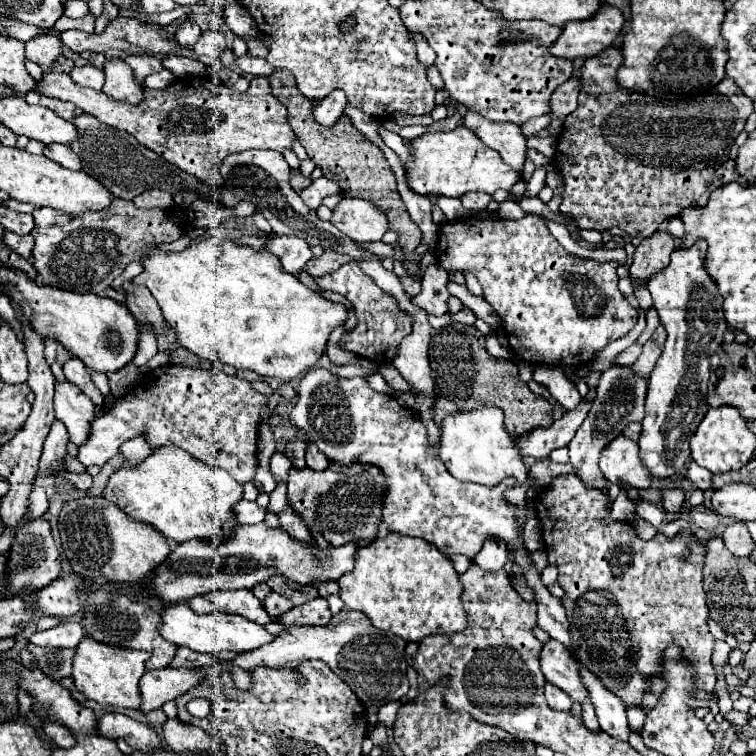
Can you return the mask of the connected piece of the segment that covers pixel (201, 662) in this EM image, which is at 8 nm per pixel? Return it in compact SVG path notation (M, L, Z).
M182 647L176 657L172 659L172 667L204 667L204 665L210 665L214 663L214 657L212 655L206 655L206 653L198 653L198 651L192 651L188 647Z

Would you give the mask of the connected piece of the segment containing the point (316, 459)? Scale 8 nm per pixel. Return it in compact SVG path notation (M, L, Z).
M308 447L306 449L306 467L314 469L314 471L322 471L328 465L330 465L330 461L316 447Z

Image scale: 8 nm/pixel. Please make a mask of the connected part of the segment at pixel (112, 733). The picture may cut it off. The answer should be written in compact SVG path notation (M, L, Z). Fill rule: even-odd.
M104 713L98 721L98 733L108 739L124 739L138 753L164 749L162 739L150 725L144 725L122 713Z

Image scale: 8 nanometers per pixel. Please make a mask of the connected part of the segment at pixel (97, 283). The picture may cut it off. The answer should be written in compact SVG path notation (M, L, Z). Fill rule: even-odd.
M116 199L112 201L112 209L104 209L104 213L82 213L80 217L68 217L68 213L56 213L56 209L36 209L34 213L34 229L32 229L32 235L34 235L34 251L32 251L32 259L34 259L34 267L38 271L38 283L42 285L50 285L50 287L60 287L60 289L66 289L66 291L78 291L78 293L96 293L96 295L102 295L106 287L110 287L110 283L120 277L126 269L128 263L132 261L140 261L144 255L146 255L146 249L150 245L158 245L158 243L172 243L172 241L178 241L182 235L184 235L184 229L180 229L174 221L172 221L172 215L164 209L138 209L132 201L124 201L124 199Z

